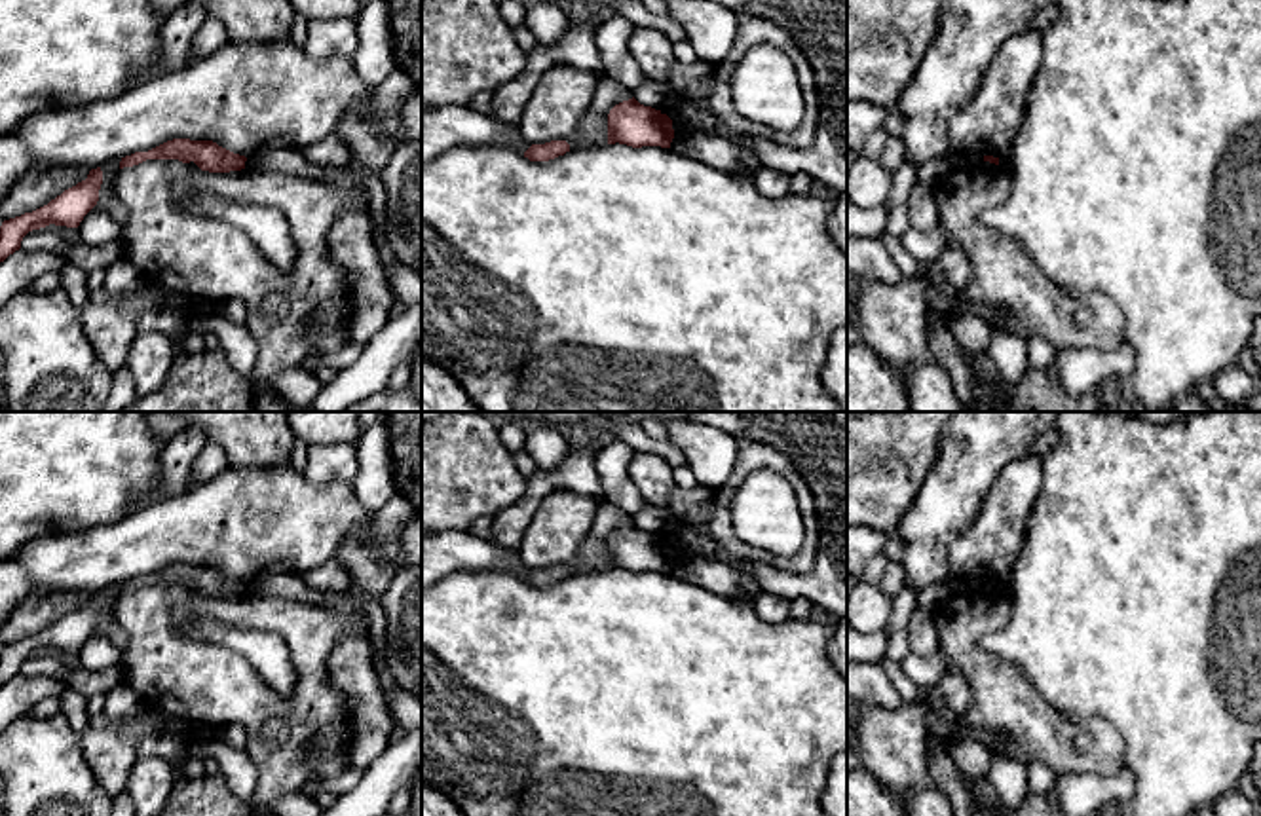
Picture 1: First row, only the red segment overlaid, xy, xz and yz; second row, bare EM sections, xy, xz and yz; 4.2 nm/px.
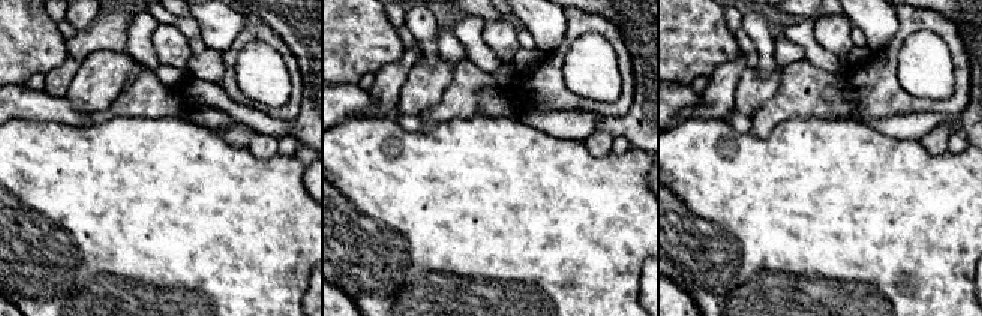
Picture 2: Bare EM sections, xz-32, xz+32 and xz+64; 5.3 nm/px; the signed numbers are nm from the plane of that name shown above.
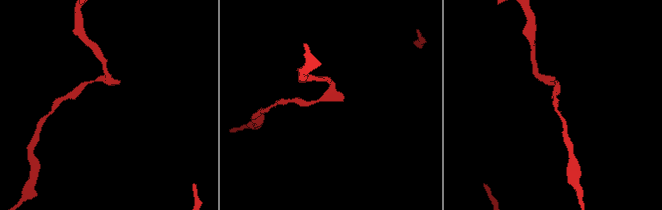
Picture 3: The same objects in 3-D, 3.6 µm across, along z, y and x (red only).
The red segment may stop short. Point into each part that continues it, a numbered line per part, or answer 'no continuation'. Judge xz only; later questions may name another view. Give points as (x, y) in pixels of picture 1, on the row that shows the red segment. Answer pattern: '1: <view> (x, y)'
no continuation

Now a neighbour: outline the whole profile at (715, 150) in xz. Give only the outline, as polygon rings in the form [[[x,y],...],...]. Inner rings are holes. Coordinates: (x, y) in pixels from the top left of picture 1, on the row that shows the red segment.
[[[701,129],[674,135],[670,150],[727,175],[735,171],[758,171],[763,165],[752,148]]]

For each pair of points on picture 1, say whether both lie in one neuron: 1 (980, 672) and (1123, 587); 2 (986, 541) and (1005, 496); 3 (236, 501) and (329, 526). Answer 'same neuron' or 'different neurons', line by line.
1: different neurons
2: same neuron
3: same neuron

